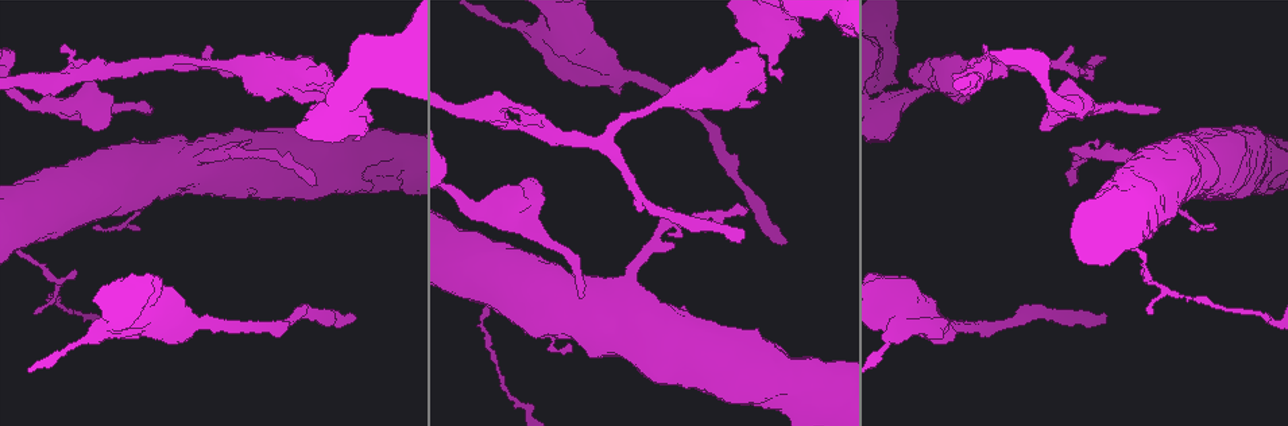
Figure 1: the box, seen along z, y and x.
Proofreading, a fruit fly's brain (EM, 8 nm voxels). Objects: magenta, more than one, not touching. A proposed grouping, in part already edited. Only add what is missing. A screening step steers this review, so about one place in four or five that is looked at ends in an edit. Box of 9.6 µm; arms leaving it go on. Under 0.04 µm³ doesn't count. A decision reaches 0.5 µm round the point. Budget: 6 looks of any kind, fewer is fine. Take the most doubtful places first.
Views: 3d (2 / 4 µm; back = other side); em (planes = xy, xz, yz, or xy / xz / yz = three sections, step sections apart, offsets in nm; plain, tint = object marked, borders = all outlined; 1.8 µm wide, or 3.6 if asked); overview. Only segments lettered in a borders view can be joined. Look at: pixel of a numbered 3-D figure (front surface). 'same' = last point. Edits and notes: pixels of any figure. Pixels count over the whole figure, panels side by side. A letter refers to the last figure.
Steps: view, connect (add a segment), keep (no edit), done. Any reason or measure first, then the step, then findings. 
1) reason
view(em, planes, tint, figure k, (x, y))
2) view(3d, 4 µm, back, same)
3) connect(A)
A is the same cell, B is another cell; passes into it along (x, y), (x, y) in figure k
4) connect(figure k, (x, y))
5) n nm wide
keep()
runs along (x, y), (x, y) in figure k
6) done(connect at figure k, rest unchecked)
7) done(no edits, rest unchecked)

free end
view(em, 3.6 µm, yz, step 16, plain, figure 1, (1098, 62))

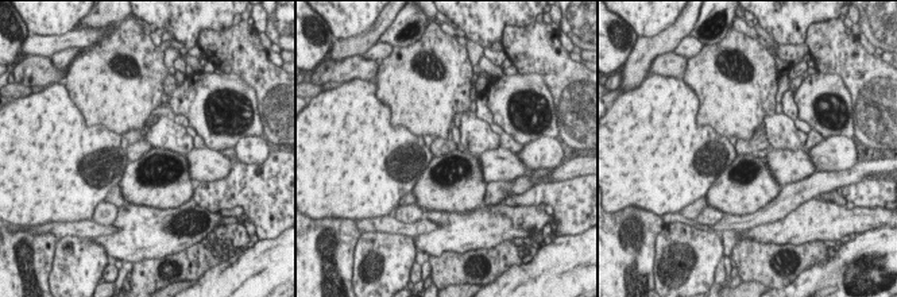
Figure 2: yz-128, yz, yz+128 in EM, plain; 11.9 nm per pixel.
see the neighbours
view(em, 3.6 µm, yz, step 16, borders, same)

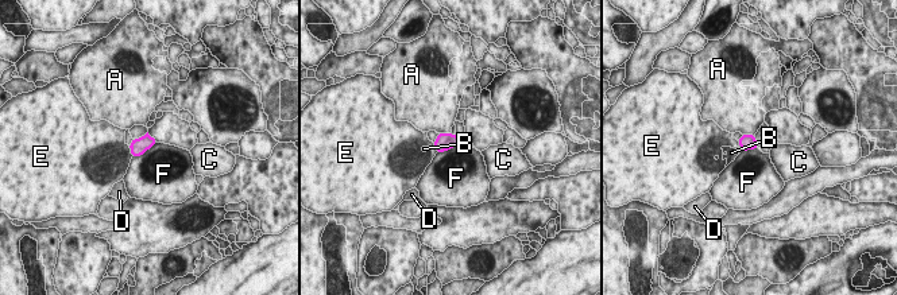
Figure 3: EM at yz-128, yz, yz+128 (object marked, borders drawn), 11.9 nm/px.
keep()
A, B, C, D, E and F are other cells; border along (155, 142), (142, 154), (132, 156) in figure 3; none of them fits

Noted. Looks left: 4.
view(em, planes, borders, figure 1, (583, 297))

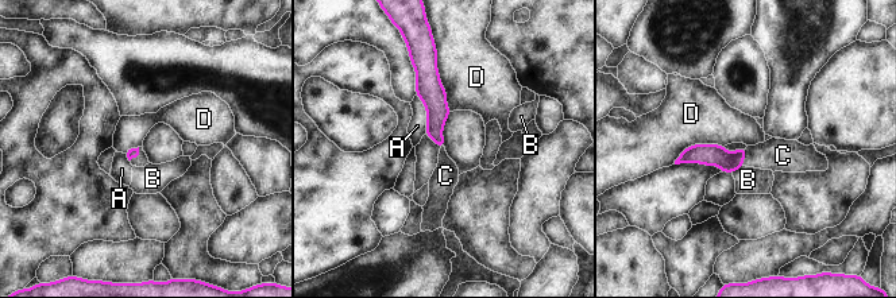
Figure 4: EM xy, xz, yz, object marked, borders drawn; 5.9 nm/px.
connect(figure 4, (775, 154))
C is the same cell, A, B and D are other cells; passes into it along (717, 155), (744, 157), (775, 154) in figure 4; it goes on there

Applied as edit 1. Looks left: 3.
branch stops here
view(3d, 2 µm, figure 1, (103, 125))

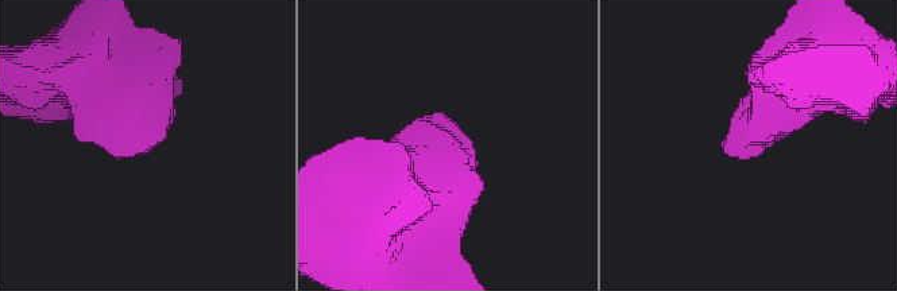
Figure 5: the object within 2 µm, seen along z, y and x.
view(em, xy, step 16, borders, figure 5, (444, 113))

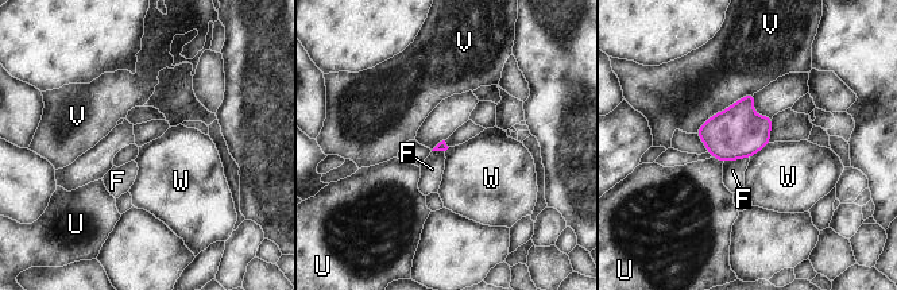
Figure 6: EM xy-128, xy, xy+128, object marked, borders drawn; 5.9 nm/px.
keep()
F, U, V and W are other cells; none of them fits

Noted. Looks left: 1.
done(connect at figure 4, rest unchecked)

